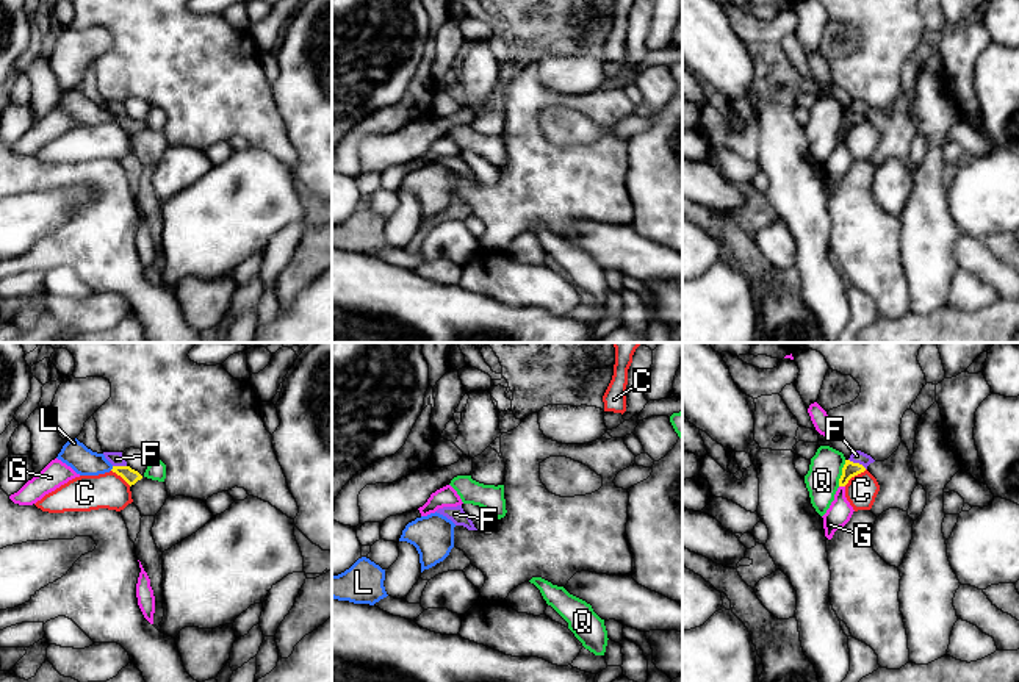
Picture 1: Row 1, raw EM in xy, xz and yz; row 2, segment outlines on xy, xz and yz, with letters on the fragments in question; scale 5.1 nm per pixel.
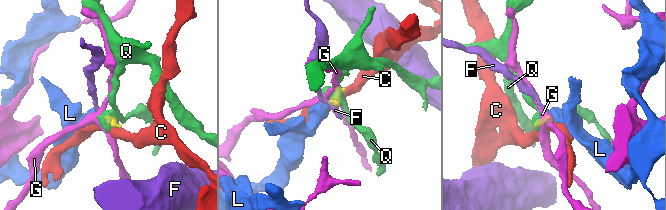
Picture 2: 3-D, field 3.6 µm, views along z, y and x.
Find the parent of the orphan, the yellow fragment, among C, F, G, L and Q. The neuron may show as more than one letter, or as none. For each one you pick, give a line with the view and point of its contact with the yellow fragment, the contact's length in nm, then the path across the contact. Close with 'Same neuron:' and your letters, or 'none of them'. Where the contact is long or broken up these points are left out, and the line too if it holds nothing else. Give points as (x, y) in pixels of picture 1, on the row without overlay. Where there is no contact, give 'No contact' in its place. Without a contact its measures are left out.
L: Touches yellow at xy (113, 118). Shared border 30 nm. Path across: xy (130, 125), (113, 118), (85, 111)
Same neuron: L

